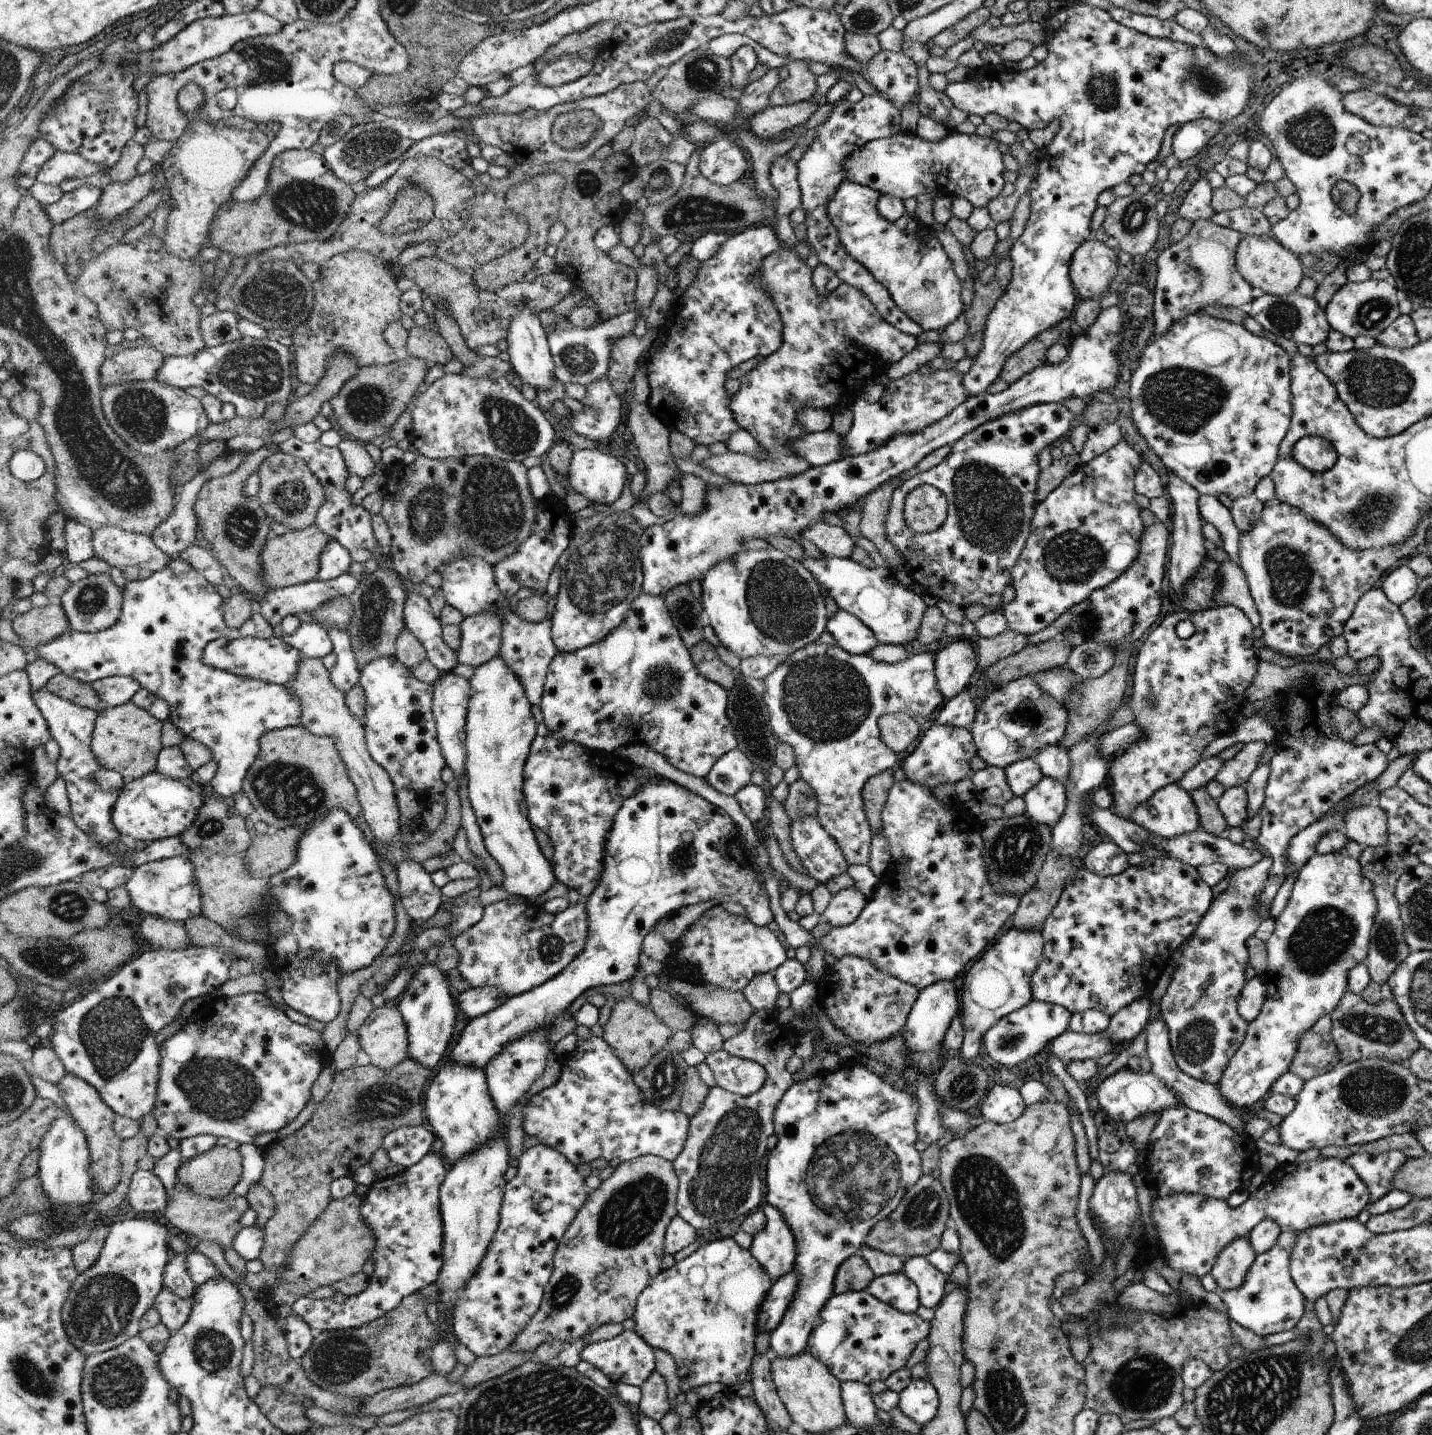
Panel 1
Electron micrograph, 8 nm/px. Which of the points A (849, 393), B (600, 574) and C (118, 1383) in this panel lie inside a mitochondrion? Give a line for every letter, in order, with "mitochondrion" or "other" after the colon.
A: other
B: mitochondrion
C: mitochondrion

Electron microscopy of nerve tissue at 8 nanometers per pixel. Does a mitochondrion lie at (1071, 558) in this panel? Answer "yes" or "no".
yes

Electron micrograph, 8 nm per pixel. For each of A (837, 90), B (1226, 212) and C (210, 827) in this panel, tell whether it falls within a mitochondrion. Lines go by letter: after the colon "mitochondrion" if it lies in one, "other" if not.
A: other
B: other
C: mitochondrion

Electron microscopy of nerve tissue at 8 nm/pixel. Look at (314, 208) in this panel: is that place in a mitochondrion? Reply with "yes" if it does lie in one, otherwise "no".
yes

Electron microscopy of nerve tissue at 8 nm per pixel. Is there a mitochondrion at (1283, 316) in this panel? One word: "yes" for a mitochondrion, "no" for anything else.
yes

